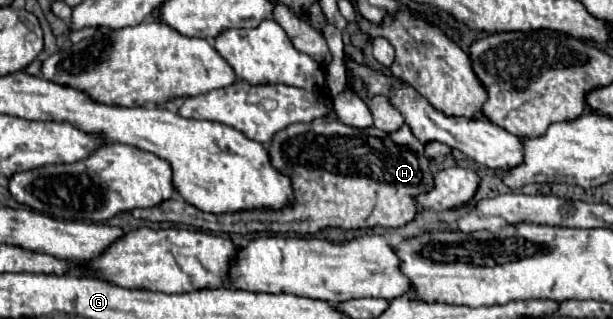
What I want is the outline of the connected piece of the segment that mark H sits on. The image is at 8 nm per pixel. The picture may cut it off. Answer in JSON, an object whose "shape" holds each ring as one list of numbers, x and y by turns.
{"shape":[[324,116,324,120,312,120,308,124,290,124,288,128,276,132,272,142,264,144,264,148,268,150,272,166,292,180,292,204,280,210,256,208,232,214,210,214,200,212,182,198,170,198,154,208,132,210,132,216,150,222,172,220,176,224,188,224,200,230,238,234,266,230,316,234,326,226,398,228,416,216,418,208,414,198,434,188,432,172,428,168,430,160,422,154,424,144,412,136,408,126,386,134,374,126,360,130,340,124,340,120,334,116]]}

